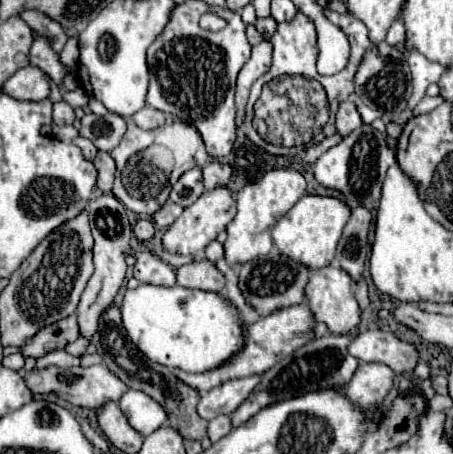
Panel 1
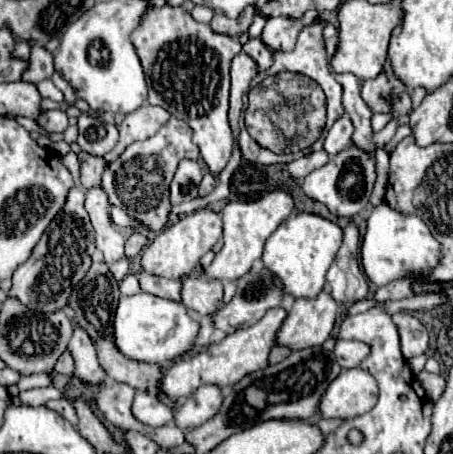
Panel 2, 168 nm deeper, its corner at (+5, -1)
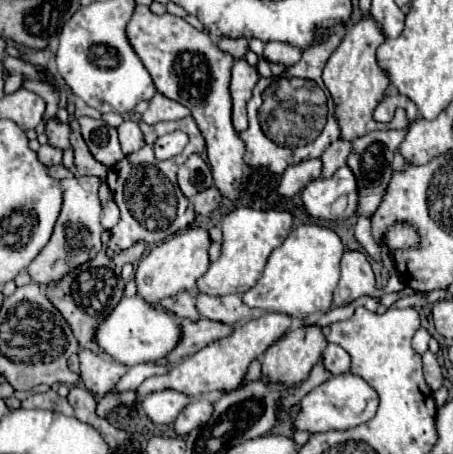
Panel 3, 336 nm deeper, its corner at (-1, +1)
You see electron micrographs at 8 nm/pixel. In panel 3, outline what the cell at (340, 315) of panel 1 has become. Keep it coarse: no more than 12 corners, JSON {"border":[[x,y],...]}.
{"border":[[316,324],[290,328],[262,356],[264,378],[302,382],[326,348]]}

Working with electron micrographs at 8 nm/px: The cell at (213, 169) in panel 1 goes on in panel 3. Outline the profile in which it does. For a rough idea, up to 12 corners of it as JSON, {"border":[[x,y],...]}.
{"border":[[216,186],[202,190],[192,198],[194,210],[208,216],[222,200]]}

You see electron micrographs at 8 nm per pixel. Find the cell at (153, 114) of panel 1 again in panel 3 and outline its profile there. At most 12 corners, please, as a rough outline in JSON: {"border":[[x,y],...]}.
{"border":[[156,94],[142,122],[180,120],[190,110]]}

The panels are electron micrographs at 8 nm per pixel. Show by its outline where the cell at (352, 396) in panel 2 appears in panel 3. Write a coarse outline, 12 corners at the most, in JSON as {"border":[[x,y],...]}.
{"border":[[352,372],[300,400],[294,428],[346,430],[378,410],[376,390]]}

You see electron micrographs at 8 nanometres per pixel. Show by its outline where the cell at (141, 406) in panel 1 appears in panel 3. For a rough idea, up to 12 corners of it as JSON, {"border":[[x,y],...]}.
{"border":[[176,390],[148,394],[140,408],[156,424],[172,424],[190,402]]}

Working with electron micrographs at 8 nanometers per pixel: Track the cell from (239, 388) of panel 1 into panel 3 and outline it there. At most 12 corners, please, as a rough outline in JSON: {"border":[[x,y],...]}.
{"border":[[212,400],[190,402],[176,418],[174,430],[186,436],[212,416]]}

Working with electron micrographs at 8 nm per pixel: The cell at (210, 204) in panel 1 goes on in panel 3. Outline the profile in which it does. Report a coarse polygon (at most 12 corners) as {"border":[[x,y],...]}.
{"border":[[192,226],[140,260],[138,294],[160,304],[192,290],[212,240]]}

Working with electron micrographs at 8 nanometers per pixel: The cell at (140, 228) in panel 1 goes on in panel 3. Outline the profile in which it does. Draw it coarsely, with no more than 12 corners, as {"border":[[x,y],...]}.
{"border":[[138,242],[120,254],[114,262],[124,266],[126,262],[138,262],[146,250],[144,242]]}

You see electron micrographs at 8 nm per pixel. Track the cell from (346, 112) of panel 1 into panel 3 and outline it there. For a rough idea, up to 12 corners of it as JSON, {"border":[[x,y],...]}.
{"border":[[334,140],[322,154],[322,176],[346,164],[352,142]]}

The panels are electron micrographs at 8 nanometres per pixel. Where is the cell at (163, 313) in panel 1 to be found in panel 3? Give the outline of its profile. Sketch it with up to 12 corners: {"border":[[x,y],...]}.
{"border":[[140,294],[96,330],[100,348],[134,366],[168,356],[182,328]]}

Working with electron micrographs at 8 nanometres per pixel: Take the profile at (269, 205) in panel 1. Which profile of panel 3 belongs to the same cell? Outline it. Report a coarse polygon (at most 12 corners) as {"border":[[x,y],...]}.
{"border":[[234,208],[206,294],[244,292],[292,228],[288,210]]}

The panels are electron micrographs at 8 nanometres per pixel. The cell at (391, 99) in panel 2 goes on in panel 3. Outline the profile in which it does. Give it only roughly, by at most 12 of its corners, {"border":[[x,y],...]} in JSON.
{"border":[[388,94],[378,102],[374,120],[388,122],[398,106],[406,108],[410,122],[418,108],[402,94]]}

